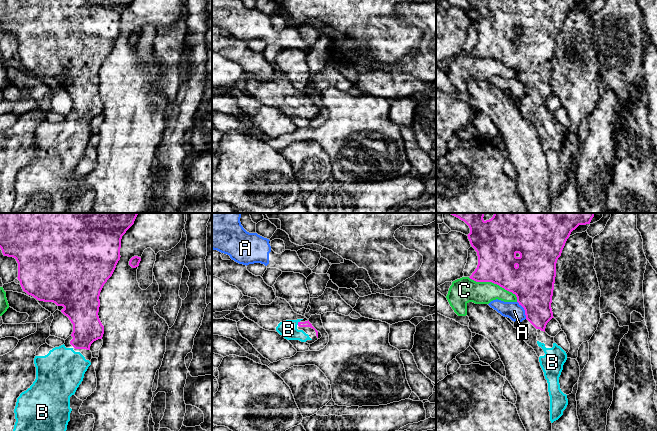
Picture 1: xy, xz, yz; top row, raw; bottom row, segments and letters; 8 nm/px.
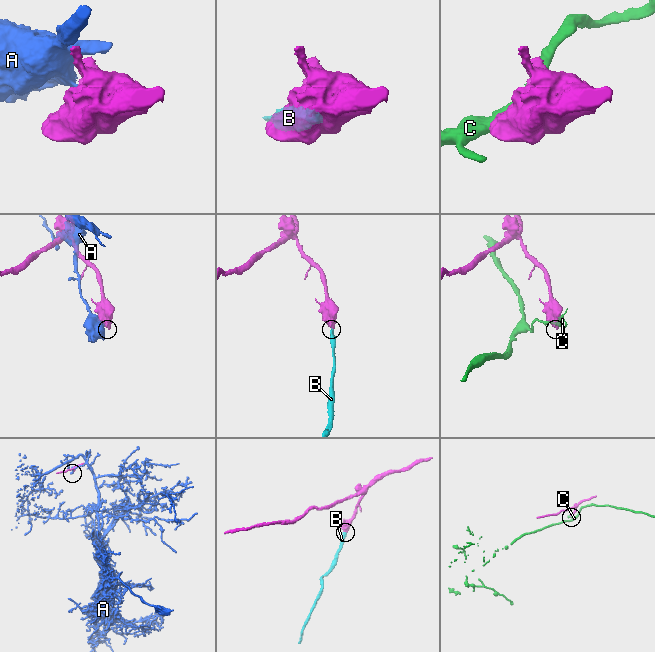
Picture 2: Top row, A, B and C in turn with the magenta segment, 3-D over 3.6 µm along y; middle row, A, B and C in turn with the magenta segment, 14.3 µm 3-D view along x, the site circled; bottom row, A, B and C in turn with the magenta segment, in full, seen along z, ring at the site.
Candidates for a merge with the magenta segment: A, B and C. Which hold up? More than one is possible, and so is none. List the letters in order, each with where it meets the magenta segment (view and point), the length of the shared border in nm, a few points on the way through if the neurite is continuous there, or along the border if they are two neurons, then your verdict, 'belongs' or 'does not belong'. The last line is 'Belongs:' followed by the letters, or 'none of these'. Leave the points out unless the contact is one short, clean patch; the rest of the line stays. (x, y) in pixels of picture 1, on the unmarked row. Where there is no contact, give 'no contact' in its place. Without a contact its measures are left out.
A: meets magenta in yz at (524, 85); contact 160 nm long; does not belong
B: meets magenta in xz at (298, 99); contact 40 nm long; runs through xz (301, 100), (298, 99), (288, 105); belongs
C: meets magenta in yz at (495, 59); contact 440 nm long; does not belong
Belongs: B

